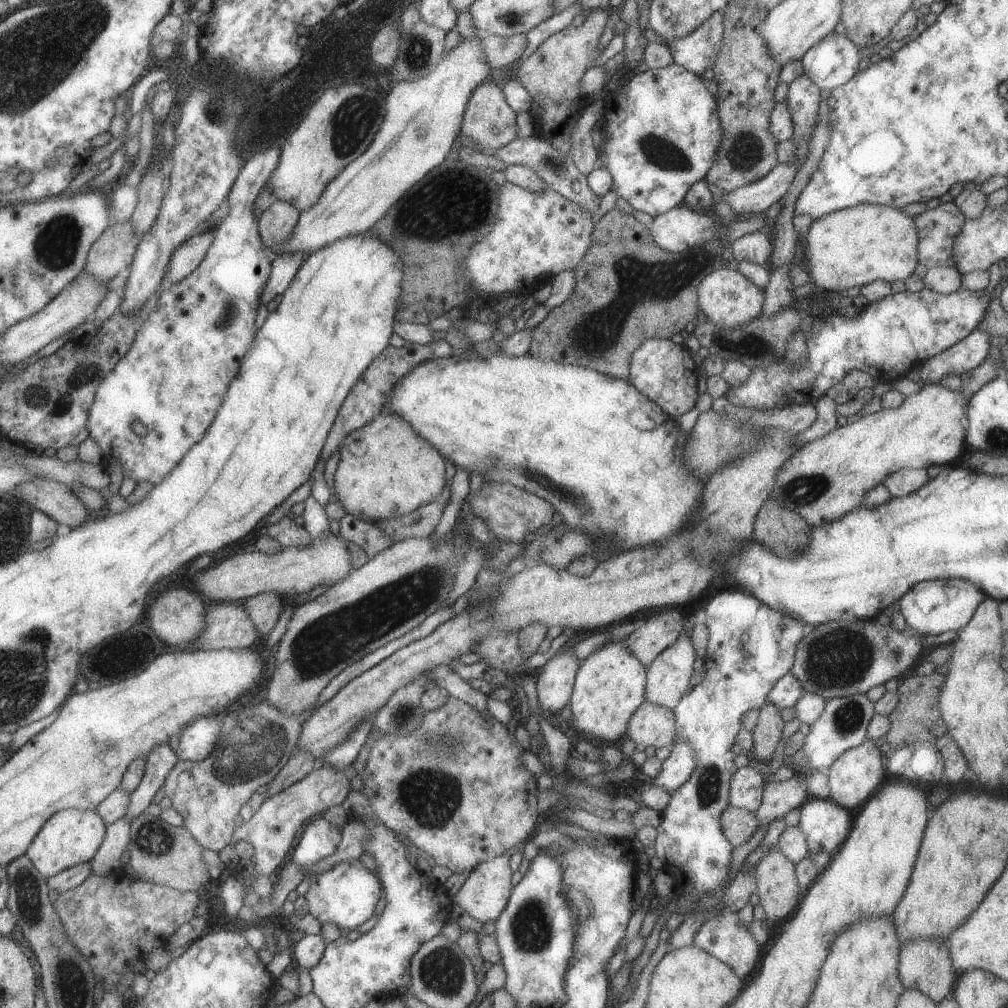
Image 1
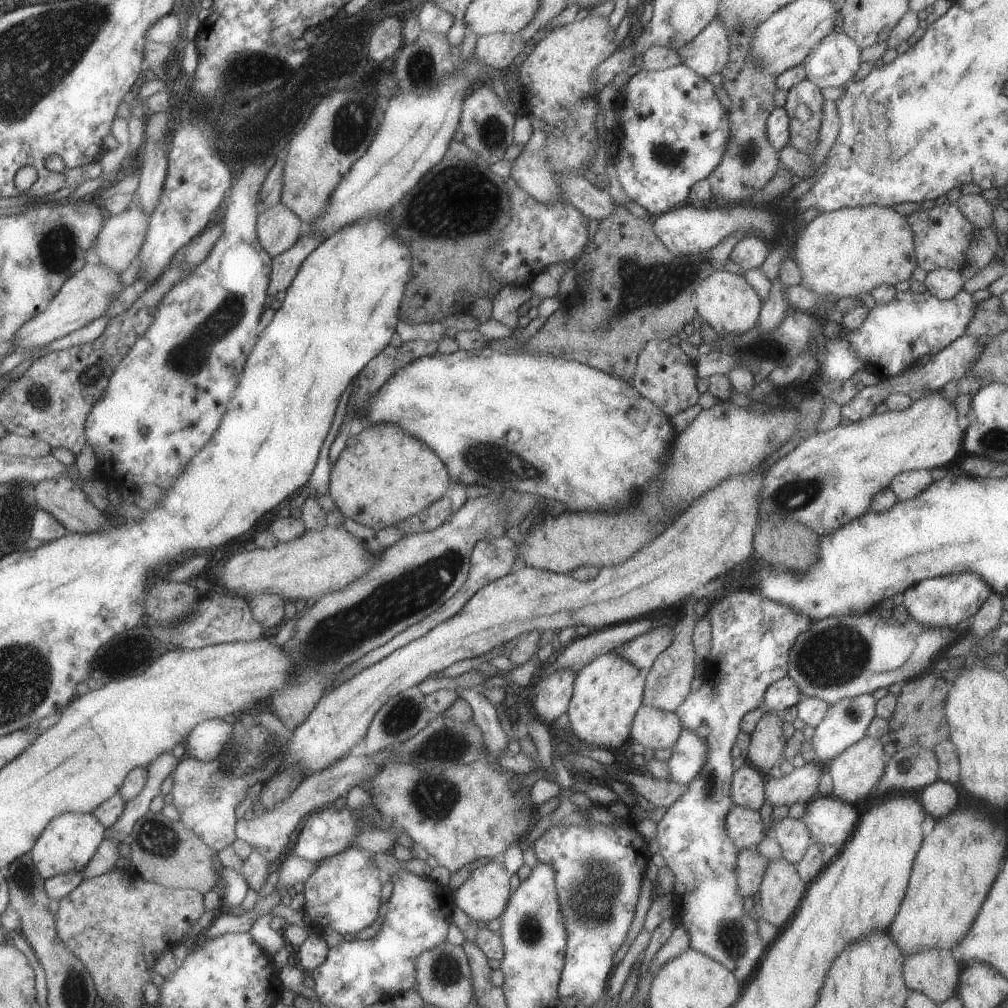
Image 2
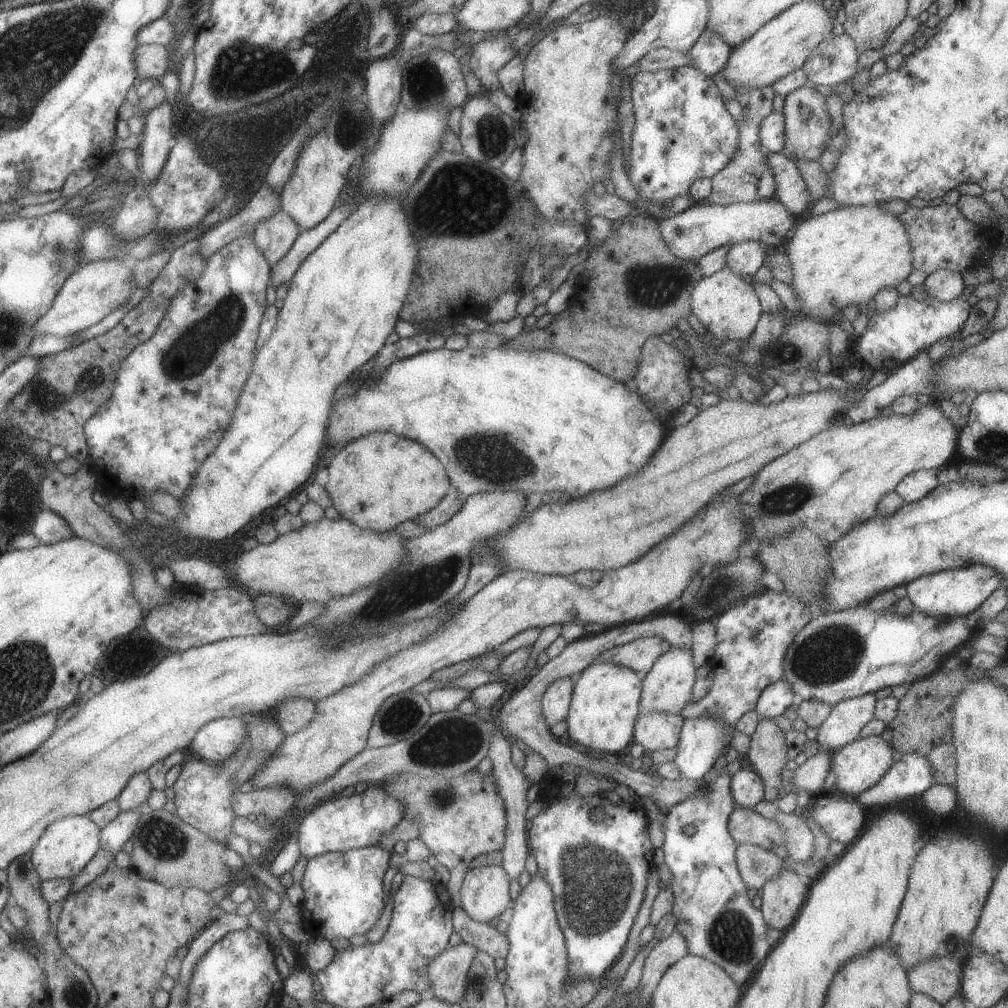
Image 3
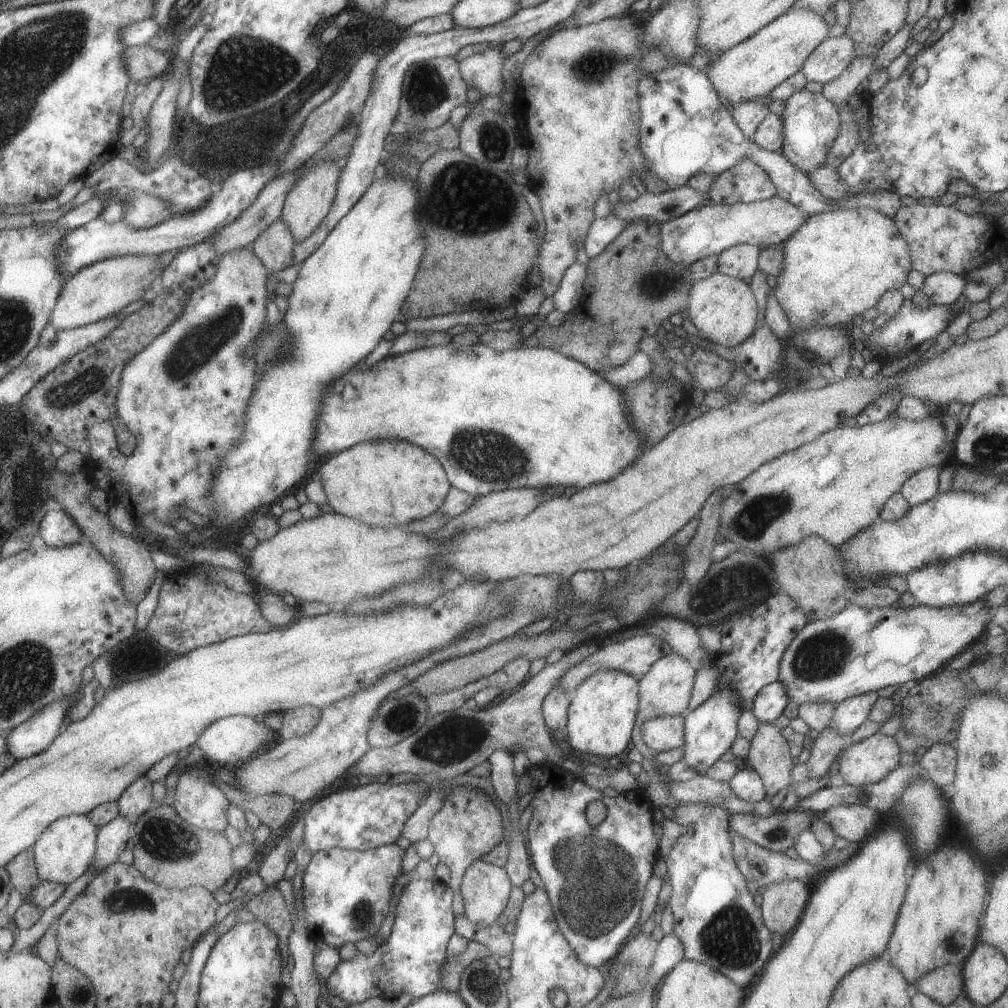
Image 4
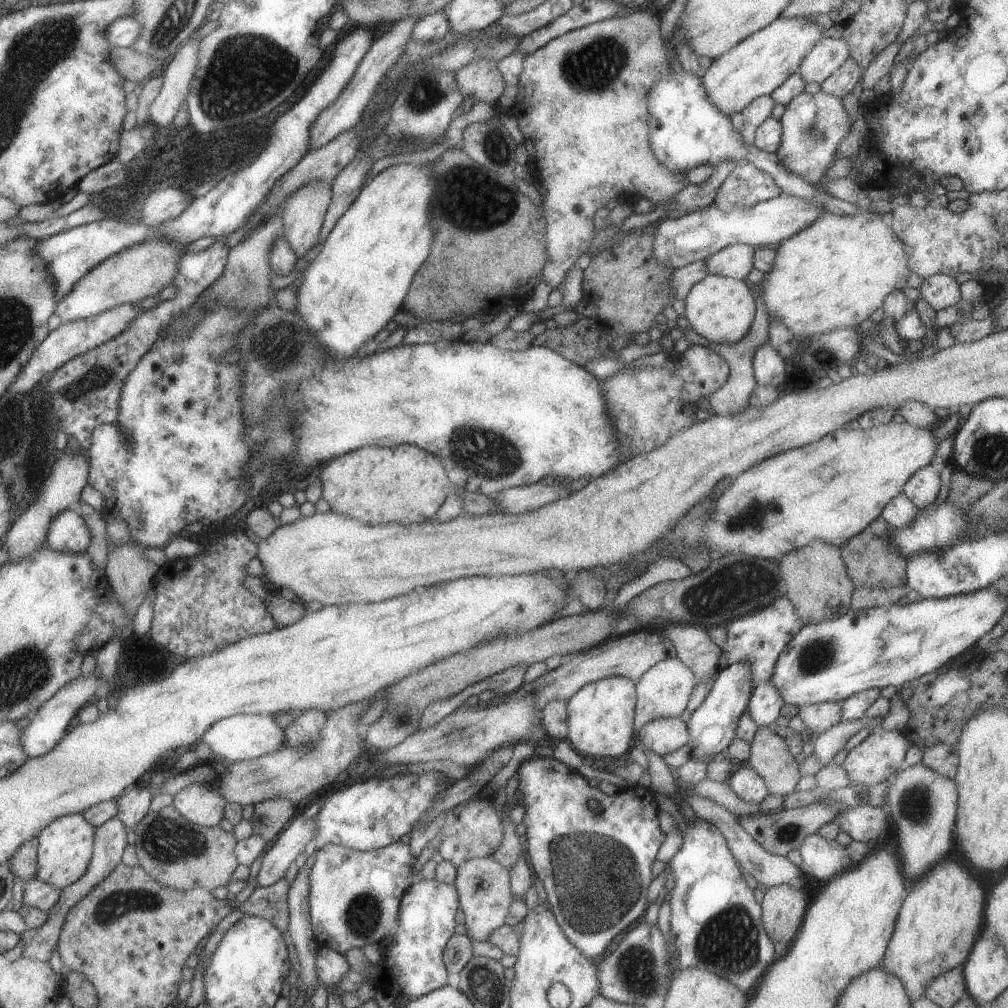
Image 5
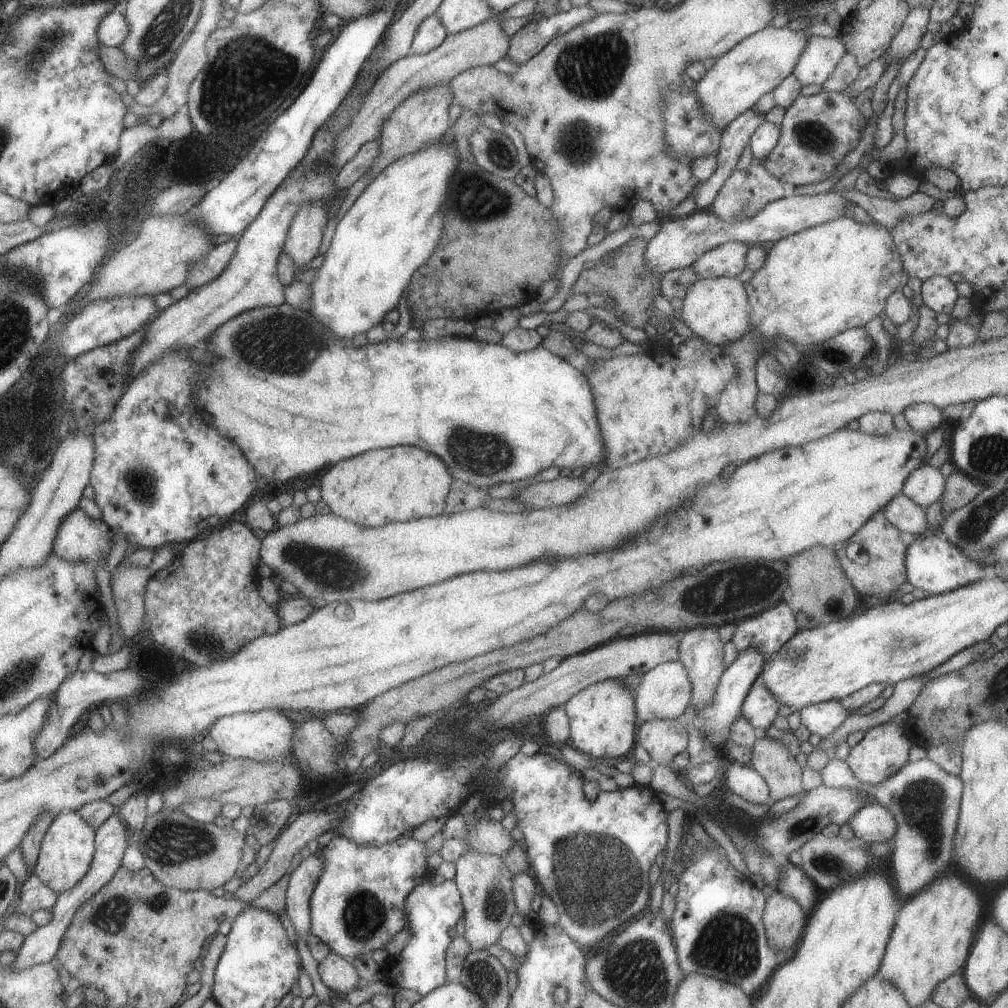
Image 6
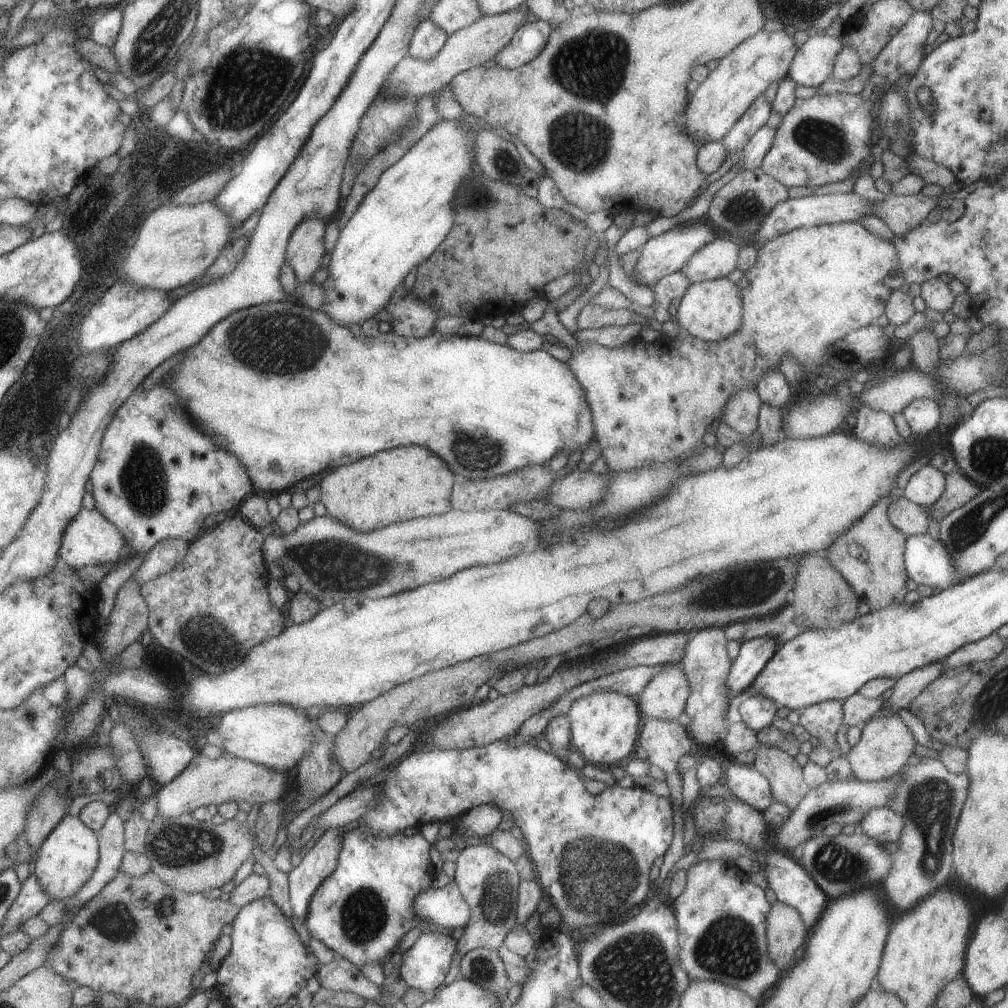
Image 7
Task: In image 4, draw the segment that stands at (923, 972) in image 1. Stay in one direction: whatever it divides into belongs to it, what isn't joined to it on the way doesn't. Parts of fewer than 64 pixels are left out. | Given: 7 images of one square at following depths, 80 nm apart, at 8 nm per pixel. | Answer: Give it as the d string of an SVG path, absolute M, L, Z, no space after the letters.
M945 965L925 973L913 984L913 989L928 996L942 1007L963 994L964 978L961 965Z

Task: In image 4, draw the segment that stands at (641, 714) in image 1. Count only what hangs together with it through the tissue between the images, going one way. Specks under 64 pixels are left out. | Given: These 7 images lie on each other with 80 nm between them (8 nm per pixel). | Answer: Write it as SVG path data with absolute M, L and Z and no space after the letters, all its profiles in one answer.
M680 715L662 716L643 721L640 735L643 742L656 752L683 746L684 717Z

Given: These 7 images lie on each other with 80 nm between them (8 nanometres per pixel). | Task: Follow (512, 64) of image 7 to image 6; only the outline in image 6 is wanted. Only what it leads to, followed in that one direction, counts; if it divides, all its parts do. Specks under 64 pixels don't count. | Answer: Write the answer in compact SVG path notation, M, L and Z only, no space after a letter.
M586 4L582 7L571 7L567 12L559 11L548 17L539 16L510 36L505 57L519 66L537 54L555 35L564 33L577 23L589 20L595 15Z

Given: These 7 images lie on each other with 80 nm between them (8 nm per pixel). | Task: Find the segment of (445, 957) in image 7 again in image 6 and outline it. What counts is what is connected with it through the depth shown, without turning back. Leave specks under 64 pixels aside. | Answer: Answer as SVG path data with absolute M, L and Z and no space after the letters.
M454 879L434 885L429 880L417 885L405 897L406 926L411 936L398 956L391 957L382 968L383 977L396 989L408 988L421 996L447 982L445 979L445 950L451 944L450 930L463 916L460 892Z

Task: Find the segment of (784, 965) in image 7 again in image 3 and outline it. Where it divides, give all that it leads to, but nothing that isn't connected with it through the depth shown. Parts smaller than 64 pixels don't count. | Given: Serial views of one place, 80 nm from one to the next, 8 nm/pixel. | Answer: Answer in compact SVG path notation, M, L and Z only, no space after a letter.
M789 869L763 884L760 911L768 928L775 928L782 934L792 925L806 900L808 887L807 881Z

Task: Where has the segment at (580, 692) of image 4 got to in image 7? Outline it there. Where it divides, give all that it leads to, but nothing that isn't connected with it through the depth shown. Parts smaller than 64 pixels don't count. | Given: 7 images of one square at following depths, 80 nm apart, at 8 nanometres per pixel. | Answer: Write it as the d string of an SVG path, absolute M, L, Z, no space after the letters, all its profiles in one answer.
M597 691L578 698L570 704L567 718L570 721L570 744L572 749L589 764L611 766L621 758L629 756L636 748L637 722L639 722L637 703L634 698L613 691Z

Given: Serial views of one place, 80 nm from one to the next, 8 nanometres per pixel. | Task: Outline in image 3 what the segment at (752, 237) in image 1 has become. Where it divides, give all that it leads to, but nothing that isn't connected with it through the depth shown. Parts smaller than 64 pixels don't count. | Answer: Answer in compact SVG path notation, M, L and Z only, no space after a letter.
M743 241L729 246L723 257L724 268L740 277L753 276L764 264L765 246L755 241Z

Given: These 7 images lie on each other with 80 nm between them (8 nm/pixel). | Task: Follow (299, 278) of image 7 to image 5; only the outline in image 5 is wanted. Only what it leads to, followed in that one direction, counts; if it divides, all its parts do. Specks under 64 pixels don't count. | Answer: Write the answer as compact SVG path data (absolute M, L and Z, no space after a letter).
M310 180L283 202L283 235L297 259L317 244L331 195L332 187L328 184Z

